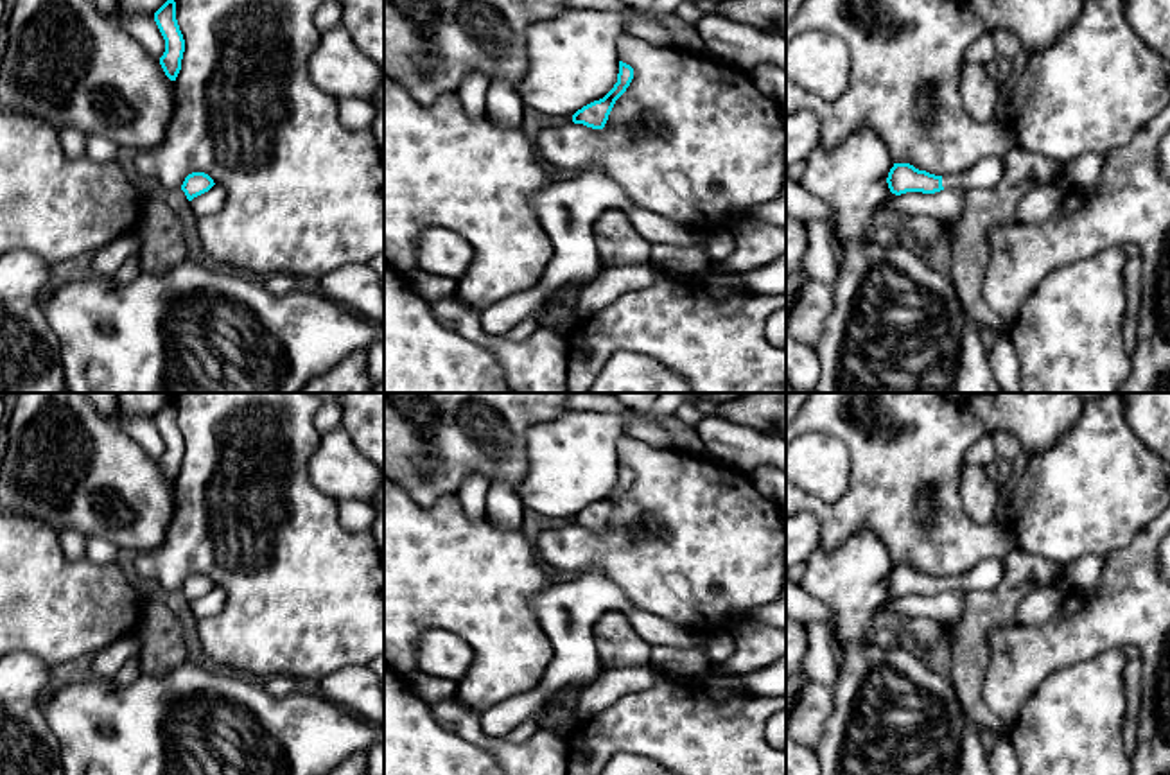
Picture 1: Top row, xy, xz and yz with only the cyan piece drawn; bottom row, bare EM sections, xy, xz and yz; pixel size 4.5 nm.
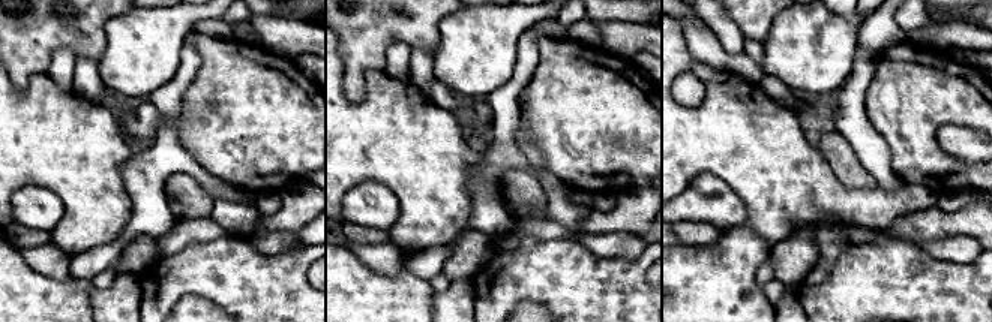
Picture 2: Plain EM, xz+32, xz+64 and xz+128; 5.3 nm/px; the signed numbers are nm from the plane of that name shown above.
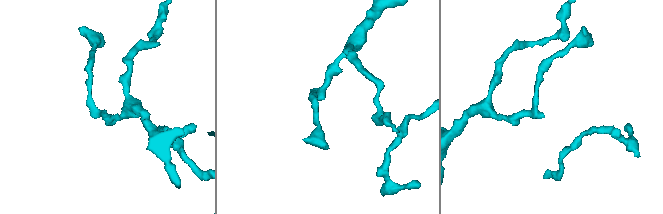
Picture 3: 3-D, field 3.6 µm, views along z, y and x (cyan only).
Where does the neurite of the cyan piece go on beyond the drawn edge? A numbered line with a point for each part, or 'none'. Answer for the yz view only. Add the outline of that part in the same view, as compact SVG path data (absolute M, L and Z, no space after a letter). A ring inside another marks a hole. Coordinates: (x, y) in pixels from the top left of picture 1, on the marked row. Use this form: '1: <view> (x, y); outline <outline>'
1: yz (987, 173); outline M987 156L980 160L973 169L955 174L942 176L942 187L946 190L989 190L1000 183L1005 174L1005 156Z

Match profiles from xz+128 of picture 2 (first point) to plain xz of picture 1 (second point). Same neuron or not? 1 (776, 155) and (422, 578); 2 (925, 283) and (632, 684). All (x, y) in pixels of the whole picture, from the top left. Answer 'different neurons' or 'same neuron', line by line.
1: same neuron
2: different neurons

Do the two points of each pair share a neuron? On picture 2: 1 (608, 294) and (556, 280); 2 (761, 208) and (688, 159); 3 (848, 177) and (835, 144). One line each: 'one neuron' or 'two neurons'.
1: one neuron
2: one neuron
3: one neuron

